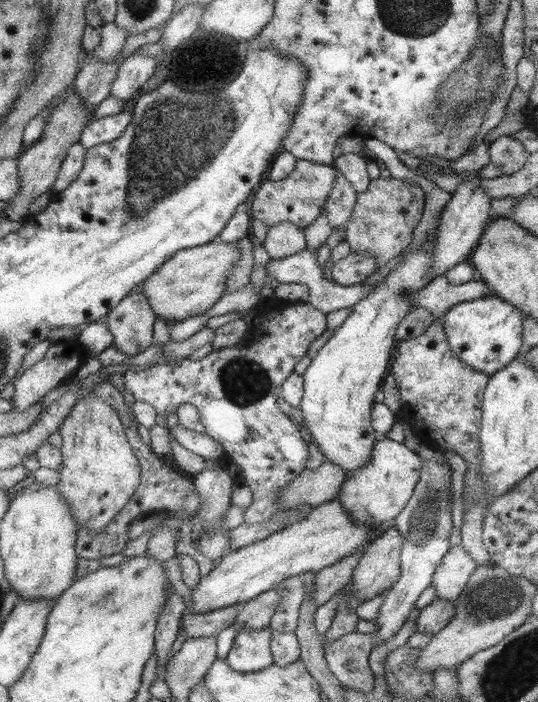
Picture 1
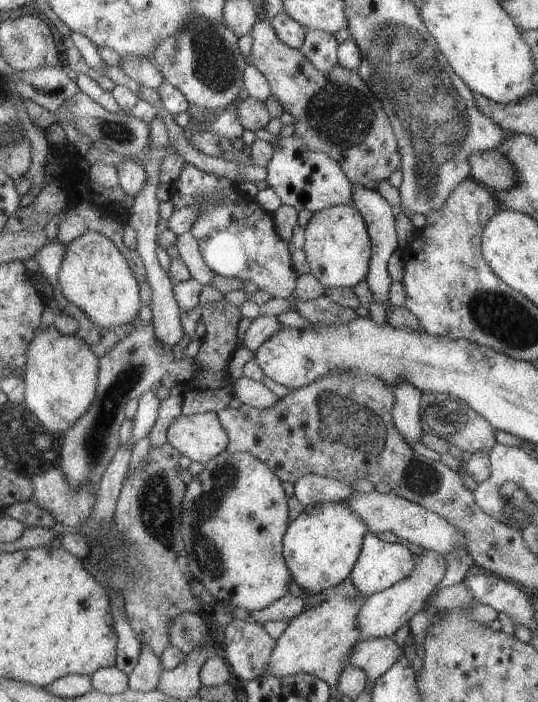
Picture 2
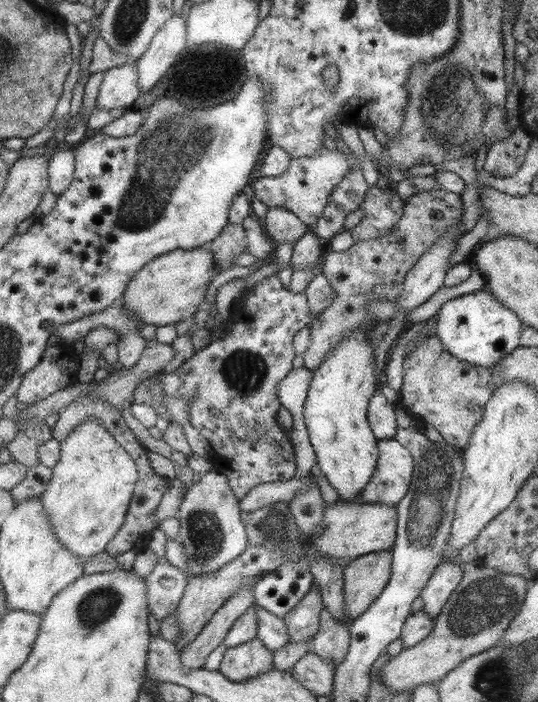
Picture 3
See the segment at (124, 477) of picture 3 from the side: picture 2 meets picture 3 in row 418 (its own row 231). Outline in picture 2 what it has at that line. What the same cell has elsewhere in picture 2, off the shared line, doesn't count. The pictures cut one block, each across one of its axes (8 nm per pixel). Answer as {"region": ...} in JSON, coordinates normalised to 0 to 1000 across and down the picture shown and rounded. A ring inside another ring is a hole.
{"region":[[[158,330],[143,342],[121,349],[106,399],[112,416],[126,432],[143,436],[184,467],[227,472],[240,459],[253,456],[264,437],[257,403],[236,372],[203,339],[180,330]]]}

